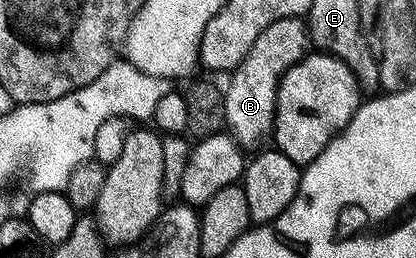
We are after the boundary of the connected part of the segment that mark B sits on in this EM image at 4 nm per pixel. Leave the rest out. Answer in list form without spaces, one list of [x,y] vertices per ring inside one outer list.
[[[286,17],[282,21],[274,21],[258,33],[258,41],[250,45],[250,53],[246,53],[244,60],[236,66],[236,70],[227,76],[228,85],[223,88],[225,99],[225,124],[233,139],[240,144],[241,148],[256,149],[260,143],[272,134],[274,117],[276,116],[276,98],[278,97],[278,85],[282,77],[293,67],[298,60],[303,59],[309,50],[310,40],[308,37],[308,24],[303,18],[295,19]]]

